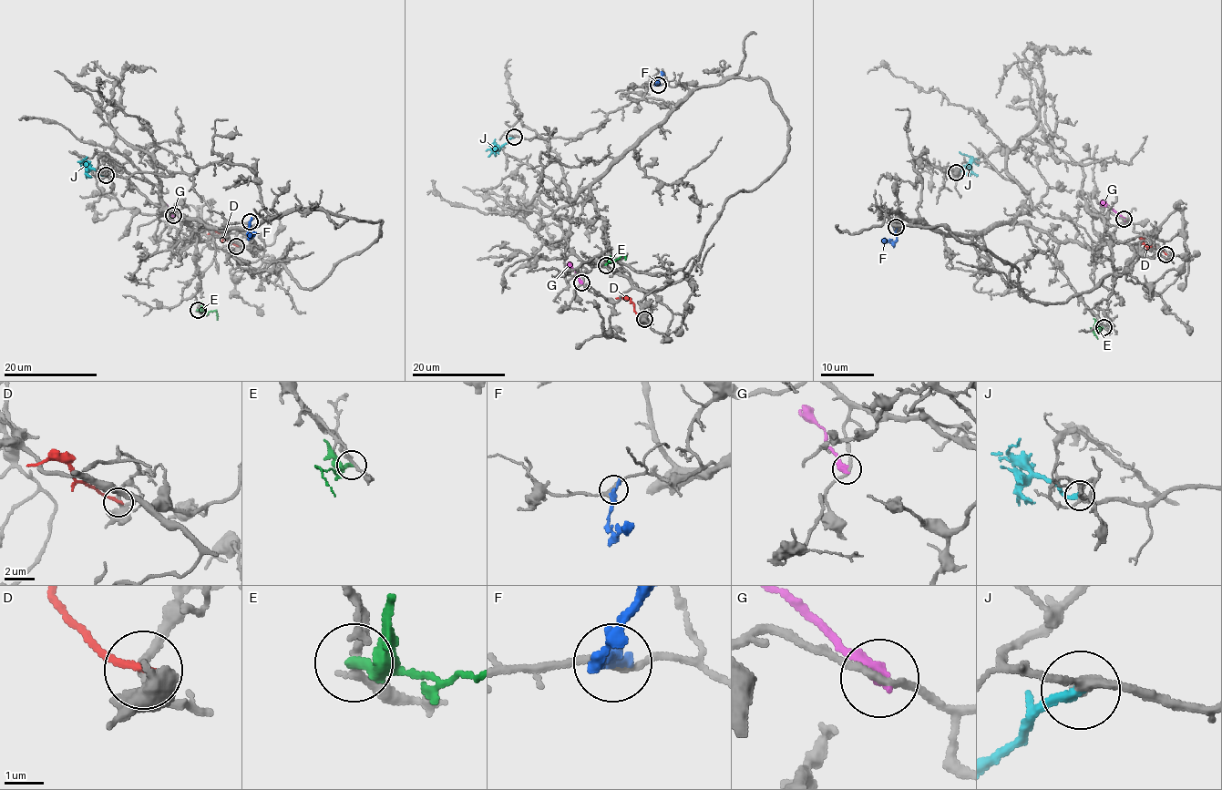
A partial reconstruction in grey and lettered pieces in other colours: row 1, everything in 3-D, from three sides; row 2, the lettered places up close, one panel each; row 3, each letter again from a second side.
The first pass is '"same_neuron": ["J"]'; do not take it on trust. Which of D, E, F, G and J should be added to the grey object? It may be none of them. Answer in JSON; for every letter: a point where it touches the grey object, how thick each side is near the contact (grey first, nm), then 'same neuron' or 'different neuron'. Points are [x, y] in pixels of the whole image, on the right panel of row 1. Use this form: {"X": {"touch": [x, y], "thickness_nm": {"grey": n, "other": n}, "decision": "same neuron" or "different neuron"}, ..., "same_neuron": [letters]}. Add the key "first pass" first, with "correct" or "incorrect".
{"first pass": "correct", "D": {"touch": [1165, 254], "thickness_nm": {"grey": 280, "other": 190}, "decision": "different neuron"}, "E": {"touch": [1103, 327], "thickness_nm": {"grey": 200, "other": 240}, "decision": "different neuron"}, "F": {"touch": [896, 227], "thickness_nm": {"grey": 190, "other": 420}, "decision": "different neuron"}, "G": {"touch": [1124, 219], "thickness_nm": {"grey": 190, "other": 400}, "decision": "different neuron"}, "J": {"touch": [956, 172], "thickness_nm": {"grey": 360, "other": 320}, "decision": "same neuron"}, "same_neuron": ["J"]}

